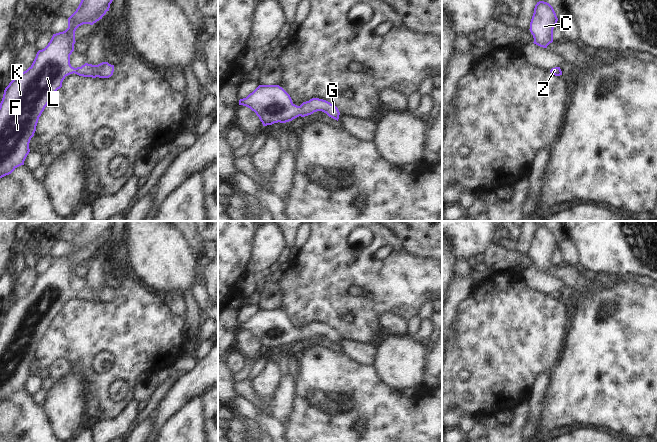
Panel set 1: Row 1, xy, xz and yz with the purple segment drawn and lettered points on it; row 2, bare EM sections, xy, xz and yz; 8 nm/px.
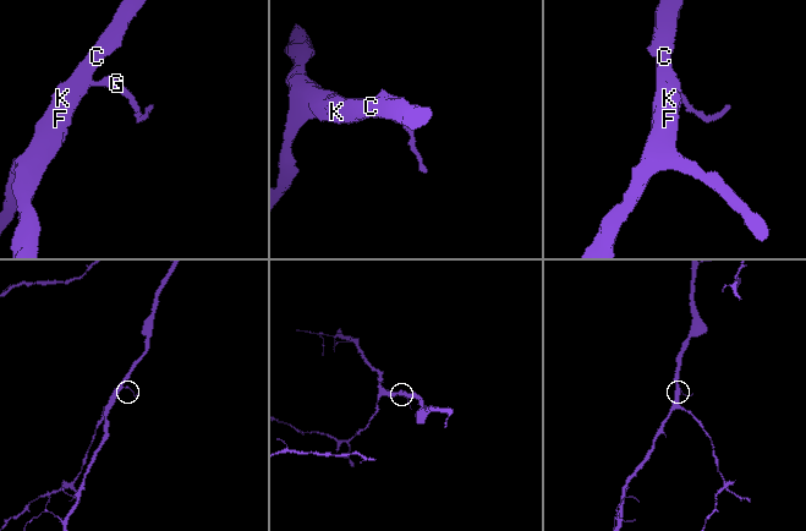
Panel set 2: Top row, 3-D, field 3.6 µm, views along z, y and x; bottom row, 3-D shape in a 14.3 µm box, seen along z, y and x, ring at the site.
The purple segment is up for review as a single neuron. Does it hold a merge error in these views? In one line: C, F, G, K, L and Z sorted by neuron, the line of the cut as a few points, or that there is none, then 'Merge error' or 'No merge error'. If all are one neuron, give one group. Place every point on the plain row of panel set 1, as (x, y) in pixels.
Groups: C F G K L Z. No split. No merge error.

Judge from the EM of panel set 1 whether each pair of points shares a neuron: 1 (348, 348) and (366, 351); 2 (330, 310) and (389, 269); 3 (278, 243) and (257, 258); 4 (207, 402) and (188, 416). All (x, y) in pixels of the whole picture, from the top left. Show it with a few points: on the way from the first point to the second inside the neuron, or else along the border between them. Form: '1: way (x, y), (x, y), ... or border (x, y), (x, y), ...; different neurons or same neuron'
1: way (352, 349), (362, 351); same neuron
2: way (336, 292), (351, 277), (371, 277); same neuron
3: way (273, 243), (262, 253); same neuron
4: border (197, 398), (201, 406), (202, 430); different neurons

